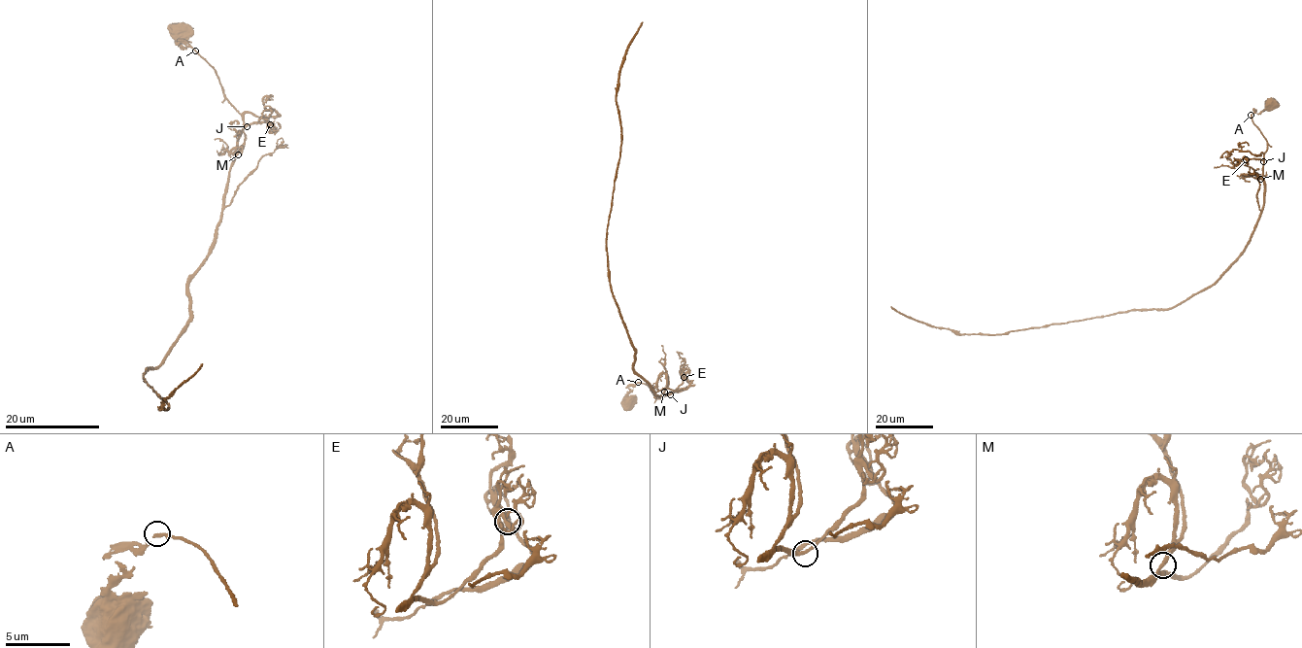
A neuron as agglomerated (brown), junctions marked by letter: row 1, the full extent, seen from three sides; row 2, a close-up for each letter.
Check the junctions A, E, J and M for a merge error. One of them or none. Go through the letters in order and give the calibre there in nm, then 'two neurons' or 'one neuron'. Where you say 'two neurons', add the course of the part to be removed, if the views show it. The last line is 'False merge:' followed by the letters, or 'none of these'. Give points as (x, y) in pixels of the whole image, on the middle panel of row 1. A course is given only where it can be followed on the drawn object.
A: calibre 190 nm; one neuron
E: calibre 240 nm; one neuron
J: calibre 280 nm; one neuron
M: calibre 320 nm; one neuron
False merge: none of these

